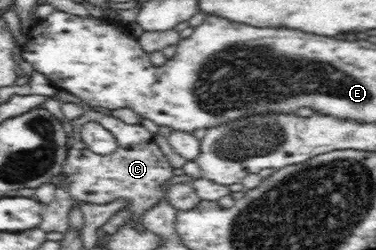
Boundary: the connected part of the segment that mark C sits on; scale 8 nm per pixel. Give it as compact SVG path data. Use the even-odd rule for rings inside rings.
M59 90L58 94L62 103L76 102L84 112L80 117L71 120L75 144L67 150L67 160L63 164L65 183L56 188L53 200L43 205L42 222L37 227L44 232L66 232L69 227L66 220L68 208L72 208L76 200L104 204L114 198L130 198L136 216L142 218L146 210L150 210L162 200L164 191L158 184L173 175L173 167L154 143L153 134L141 123L127 124L112 115L94 111L88 104L66 91ZM89 125L106 129L114 137L117 147L108 154L98 154L90 150L81 137L82 127Z

